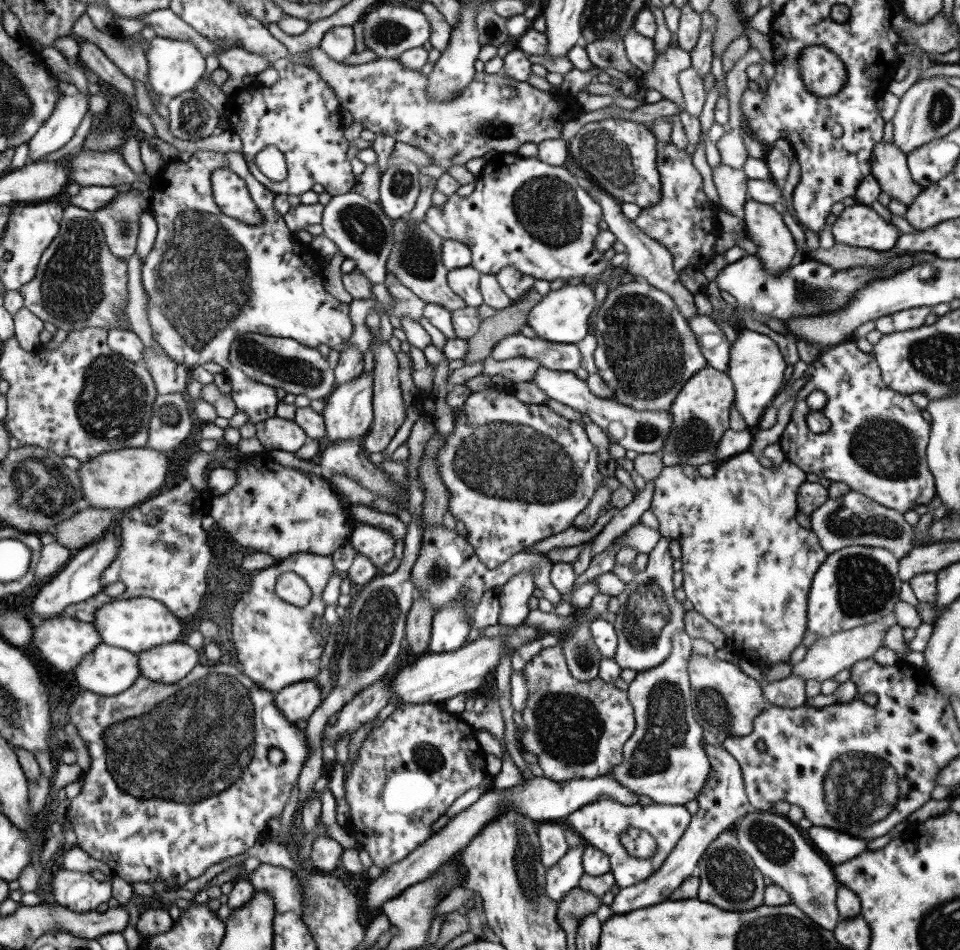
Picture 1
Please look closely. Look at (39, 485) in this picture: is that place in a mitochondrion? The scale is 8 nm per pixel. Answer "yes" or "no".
yes

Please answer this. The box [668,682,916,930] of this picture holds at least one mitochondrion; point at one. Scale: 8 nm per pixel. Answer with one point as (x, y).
(852, 791)

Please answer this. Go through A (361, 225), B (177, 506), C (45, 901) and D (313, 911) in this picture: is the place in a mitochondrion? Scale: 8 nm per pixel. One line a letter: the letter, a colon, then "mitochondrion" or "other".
A: mitochondrion
B: other
C: other
D: mitochondrion

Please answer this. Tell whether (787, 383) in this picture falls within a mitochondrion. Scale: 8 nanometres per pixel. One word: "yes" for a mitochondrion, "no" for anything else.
no

